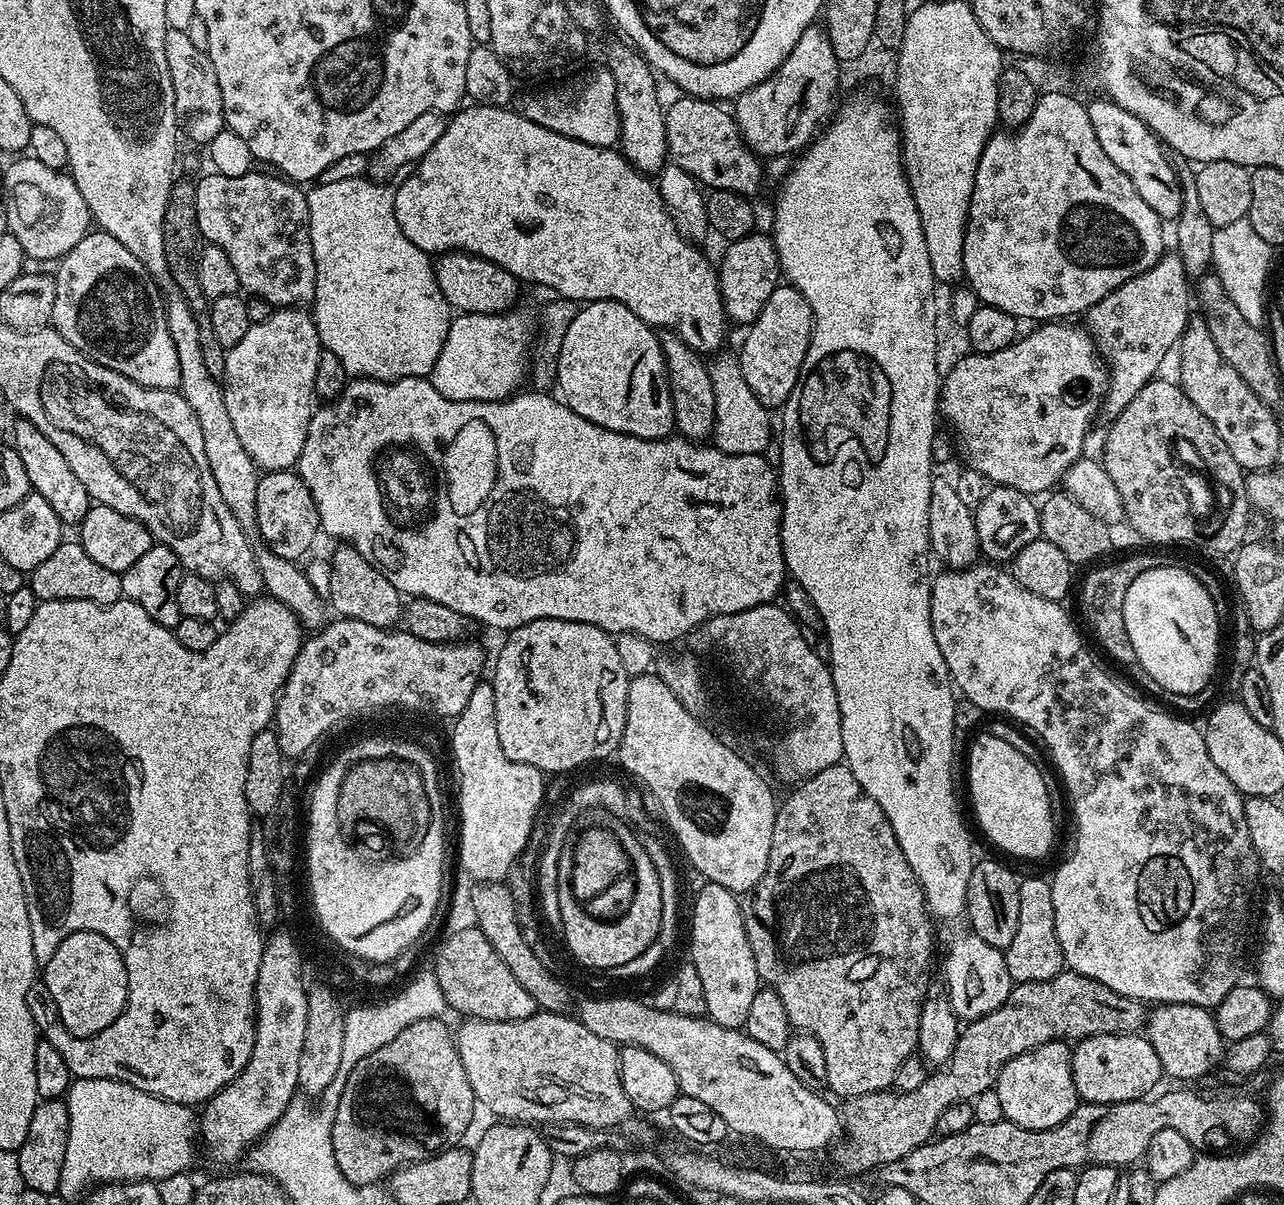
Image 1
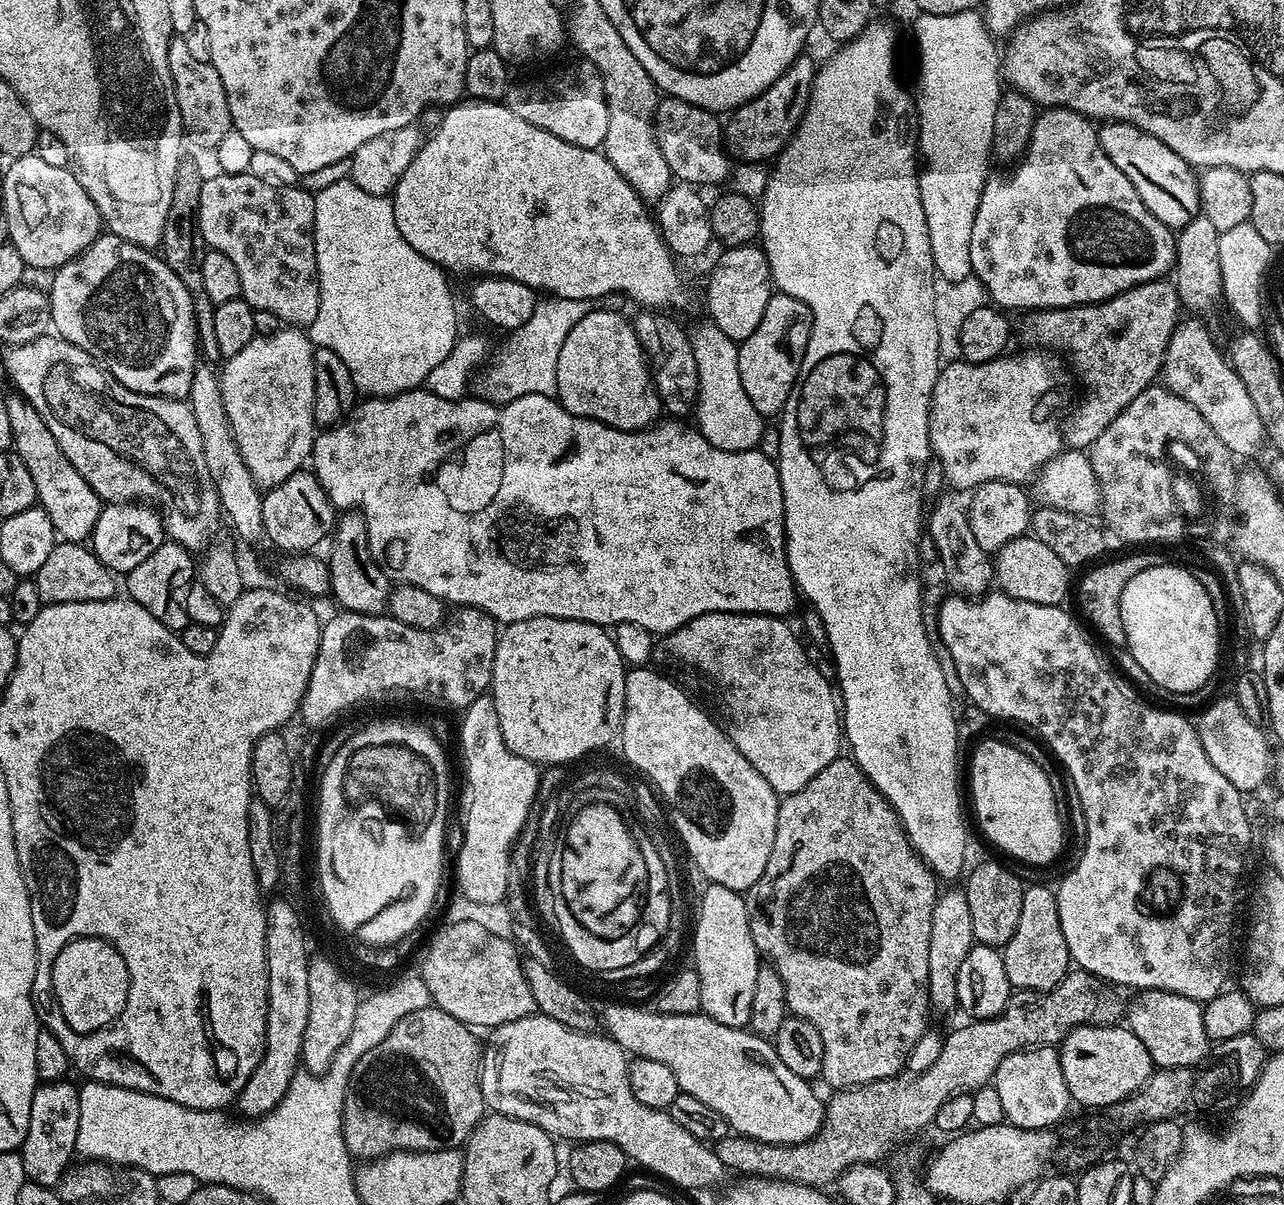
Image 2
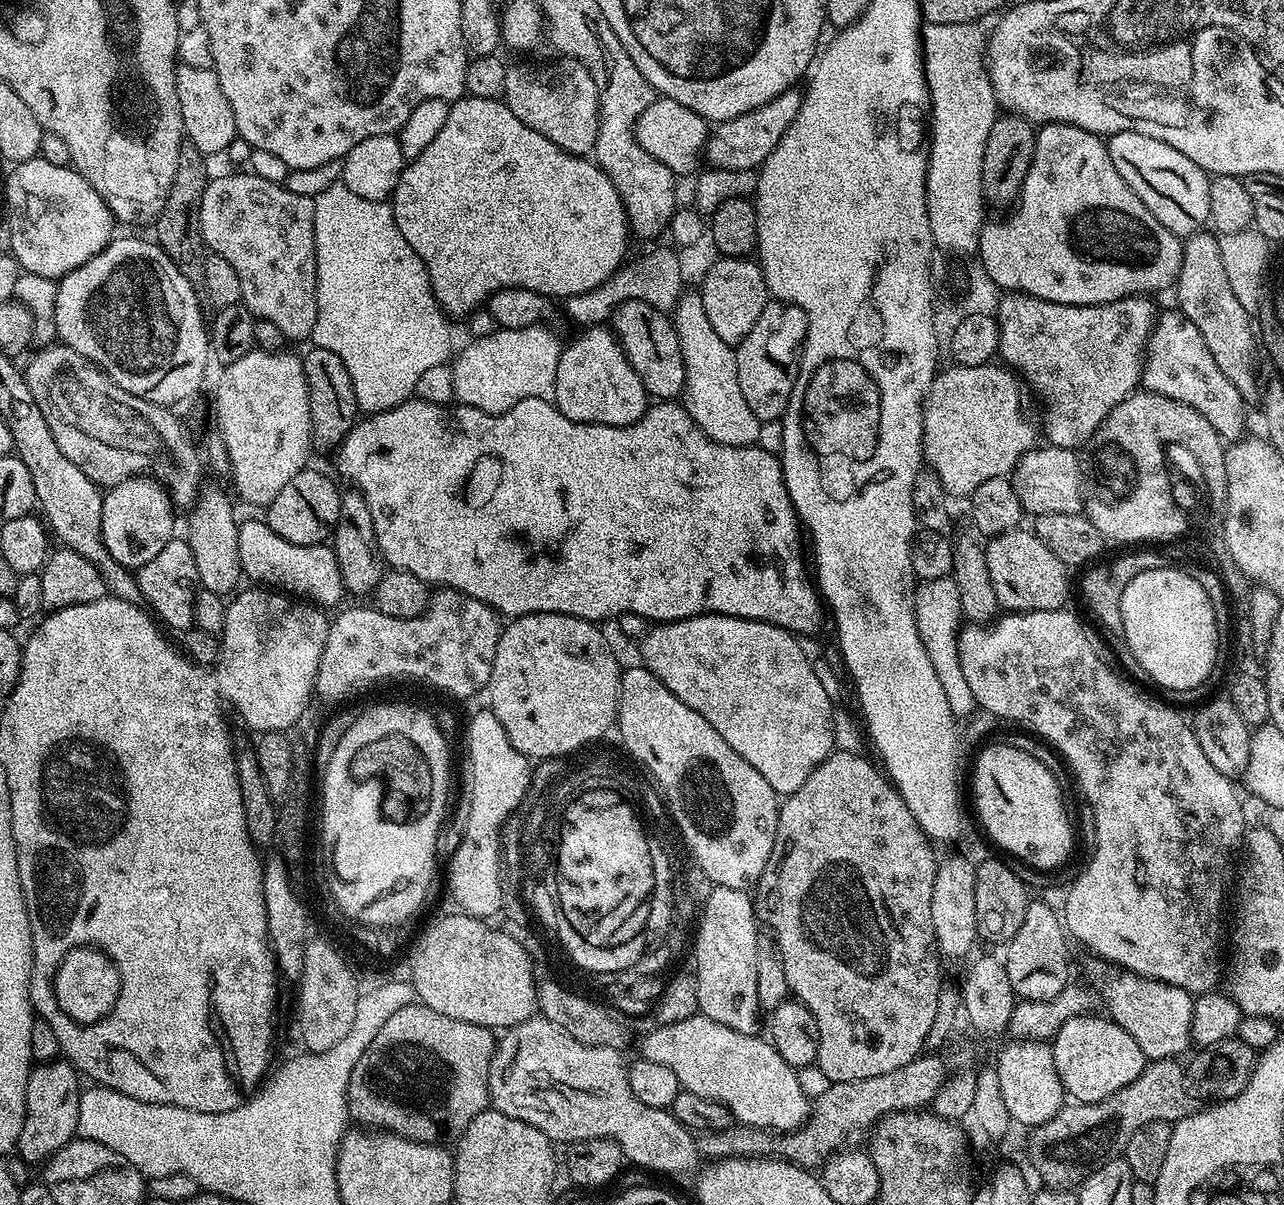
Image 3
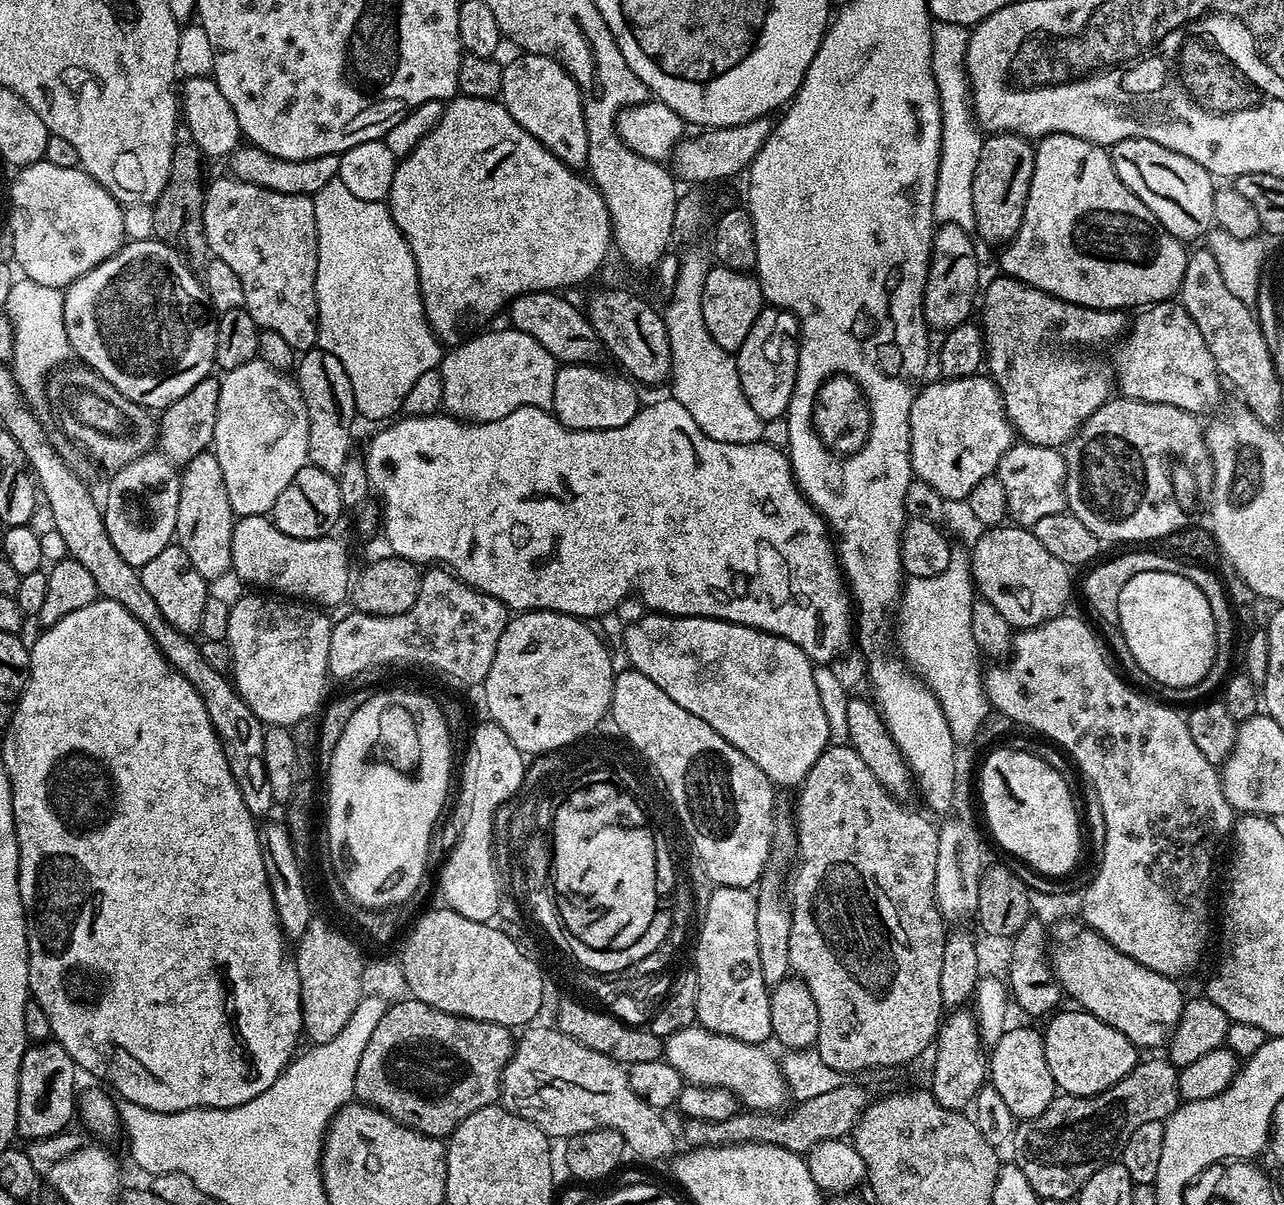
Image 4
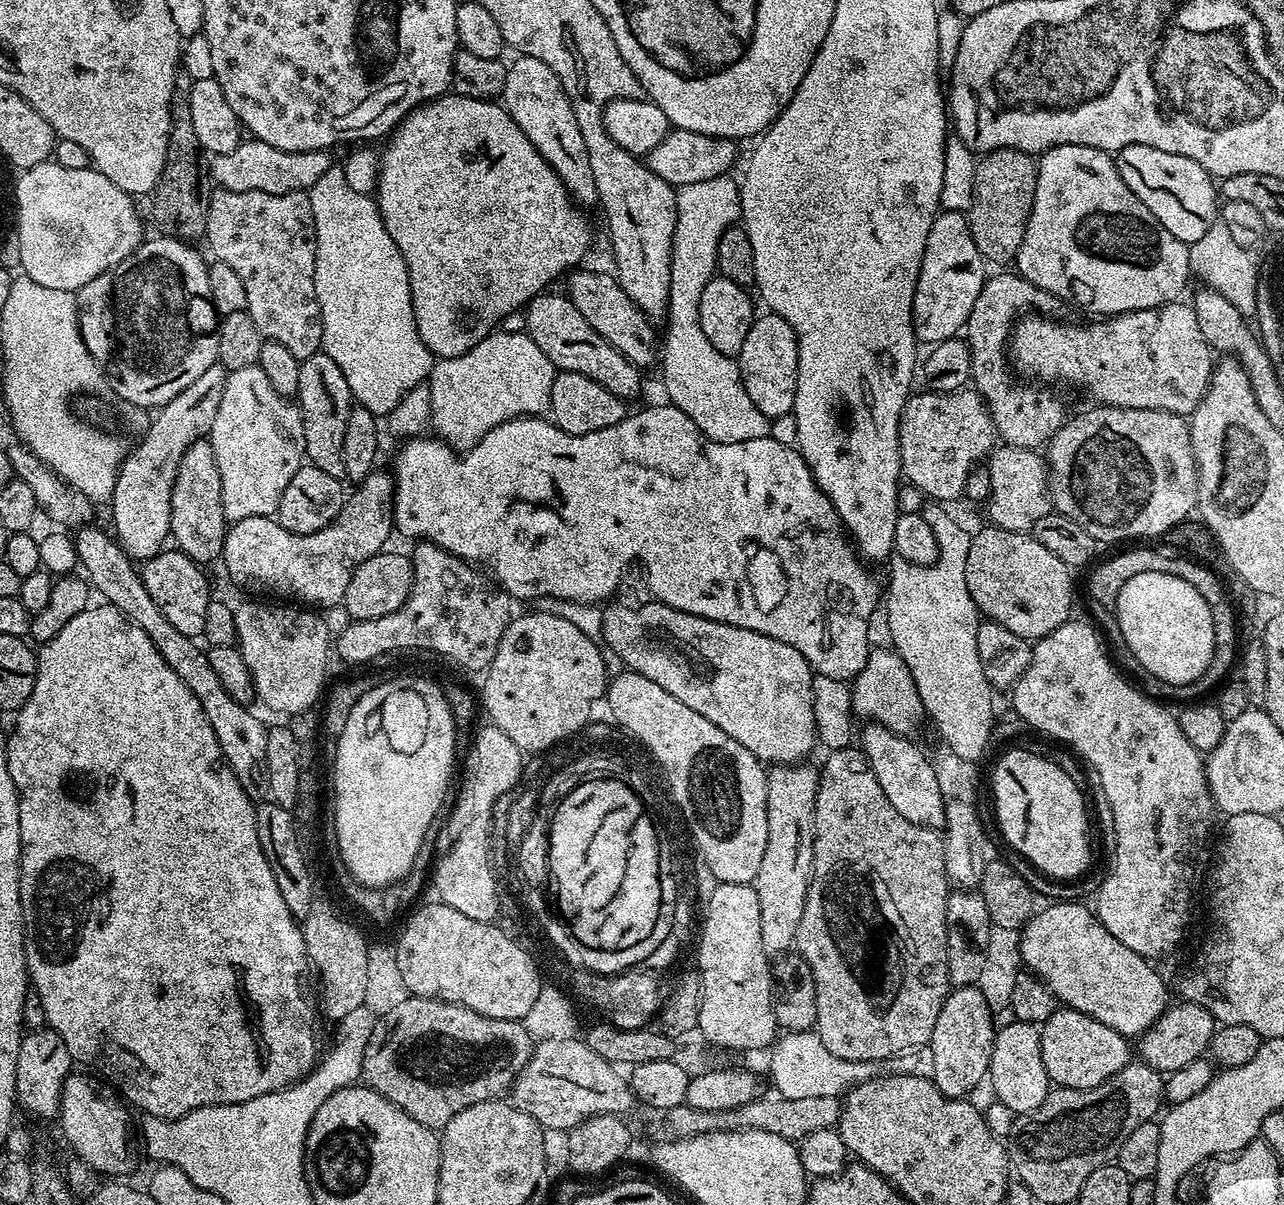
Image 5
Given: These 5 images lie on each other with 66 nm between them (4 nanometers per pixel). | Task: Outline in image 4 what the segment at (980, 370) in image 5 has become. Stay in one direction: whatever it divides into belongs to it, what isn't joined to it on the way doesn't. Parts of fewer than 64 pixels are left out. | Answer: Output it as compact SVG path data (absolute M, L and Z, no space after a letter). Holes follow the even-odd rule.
M996 274L984 292L984 309L980 312L978 323L984 334L987 375L996 383L1004 403L1004 413L1015 435L1023 443L1063 449L1072 435L1087 422L1090 414L1094 414L1094 410L1098 410L1098 406L1102 406L1113 395L1113 377L1104 373L1103 366L1096 360L1088 361L1086 357L1072 351L1119 341L1130 327L1127 311L1078 306L1024 284L1013 276Z

